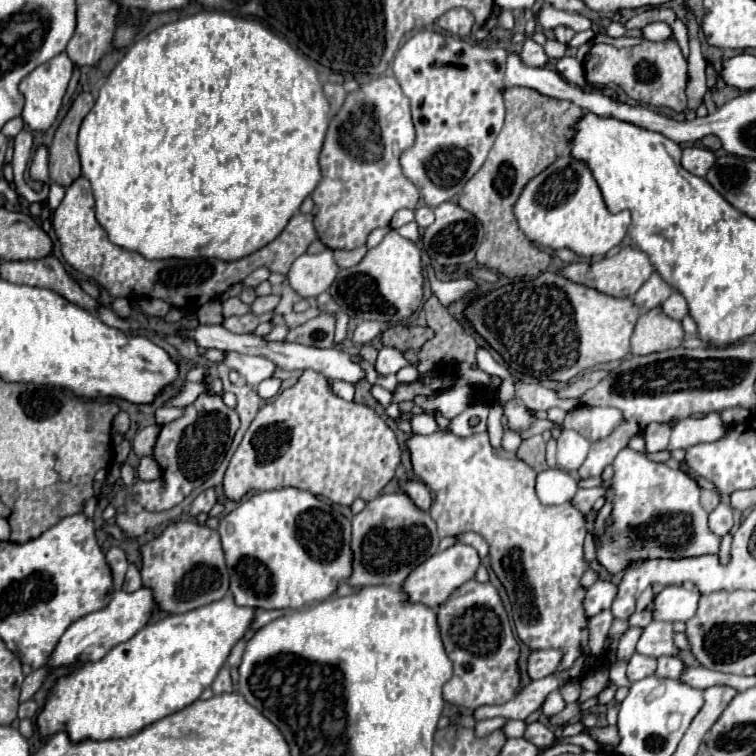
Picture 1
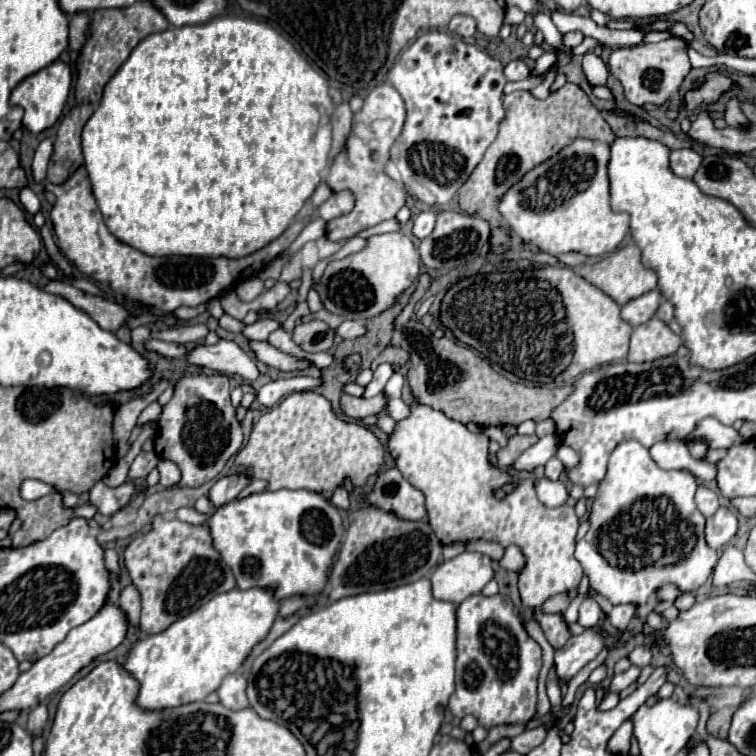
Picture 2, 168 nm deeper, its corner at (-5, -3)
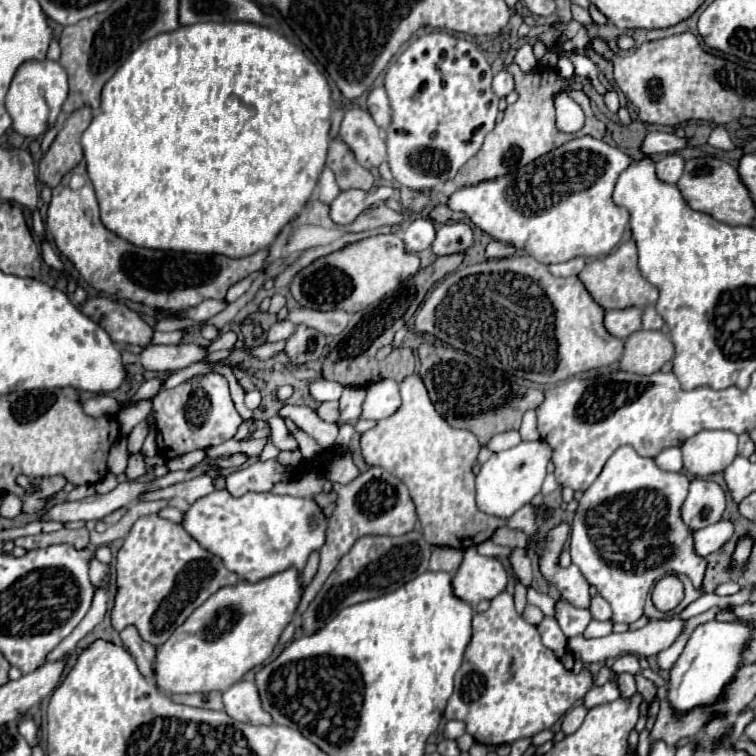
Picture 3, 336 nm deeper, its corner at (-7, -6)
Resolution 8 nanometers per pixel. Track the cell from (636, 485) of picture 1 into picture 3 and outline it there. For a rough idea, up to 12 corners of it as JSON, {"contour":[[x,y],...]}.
{"contour":[[621,446],[579,500],[571,560],[639,620],[667,574],[701,588],[687,474]]}

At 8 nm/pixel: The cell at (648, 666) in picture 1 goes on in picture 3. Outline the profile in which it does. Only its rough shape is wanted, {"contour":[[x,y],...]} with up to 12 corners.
{"contour":[[609,680],[585,694],[587,708],[617,700],[619,686]]}

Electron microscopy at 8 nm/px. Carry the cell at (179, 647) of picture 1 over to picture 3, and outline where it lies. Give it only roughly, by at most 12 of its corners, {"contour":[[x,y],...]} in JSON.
{"contour":[[295,568],[221,588],[157,648],[169,696],[227,690],[295,616]]}

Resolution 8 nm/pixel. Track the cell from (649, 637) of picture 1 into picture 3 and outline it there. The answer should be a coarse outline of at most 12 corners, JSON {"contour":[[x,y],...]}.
{"contour":[[631,654],[619,656],[613,672],[639,674],[639,660]]}

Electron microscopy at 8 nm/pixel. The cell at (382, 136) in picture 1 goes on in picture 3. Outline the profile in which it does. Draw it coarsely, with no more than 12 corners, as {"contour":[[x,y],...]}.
{"contour":[[383,86],[369,92],[367,110],[381,130],[391,124],[391,104]]}

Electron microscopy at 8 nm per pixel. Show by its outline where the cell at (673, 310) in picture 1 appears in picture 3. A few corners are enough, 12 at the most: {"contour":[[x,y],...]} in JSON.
{"contour":[[655,306],[643,312],[643,328],[659,330],[663,318],[659,318]]}

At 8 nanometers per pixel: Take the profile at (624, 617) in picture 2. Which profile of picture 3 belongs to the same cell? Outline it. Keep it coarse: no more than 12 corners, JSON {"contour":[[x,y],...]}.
{"contour":[[613,620],[597,622],[587,626],[583,636],[599,638],[611,634]]}

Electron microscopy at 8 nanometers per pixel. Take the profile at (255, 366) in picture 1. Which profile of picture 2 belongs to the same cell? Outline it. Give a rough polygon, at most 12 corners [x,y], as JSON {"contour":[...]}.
{"contour":[[233,341],[195,345],[185,361],[247,381],[259,377],[251,357]]}

